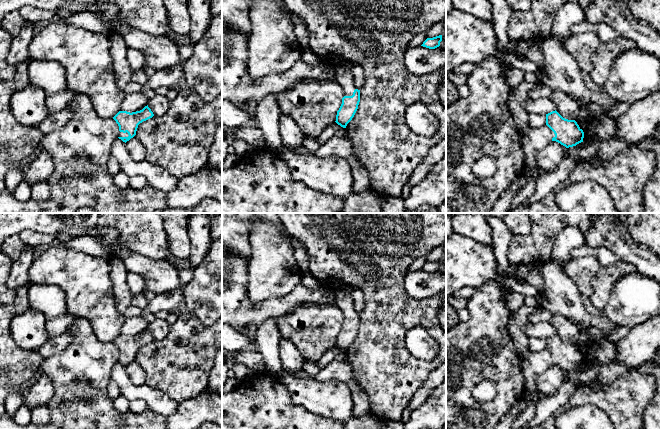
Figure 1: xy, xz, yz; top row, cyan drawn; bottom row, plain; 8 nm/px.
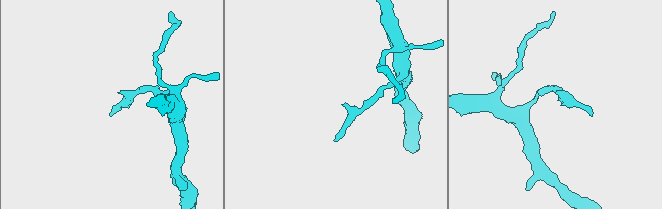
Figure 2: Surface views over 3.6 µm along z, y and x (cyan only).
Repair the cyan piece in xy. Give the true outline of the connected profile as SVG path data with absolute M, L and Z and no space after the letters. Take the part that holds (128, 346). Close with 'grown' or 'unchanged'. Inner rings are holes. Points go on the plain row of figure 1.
M145 330L142 334L136 336L119 335L113 343L119 350L119 360L123 366L129 365L136 359L138 349L154 340L151 333Z; grown

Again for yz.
M556 334L546 338L546 348L530 351L521 357L521 370L525 379L525 392L538 391L536 378L549 366L556 365L566 372L583 366L584 356L575 344L563 342Z; grown

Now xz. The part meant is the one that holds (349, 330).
M338 289L335 304L343 313L342 328L337 335L336 347L343 352L354 341L360 326L360 314L357 313L354 307L352 296L344 289Z; grown

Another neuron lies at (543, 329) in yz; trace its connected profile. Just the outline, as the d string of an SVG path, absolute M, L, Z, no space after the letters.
M540 322L540 323L528 323L524 328L526 336L529 337L538 337L538 338L548 338L556 334L556 329L549 322Z

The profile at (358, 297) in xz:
M345 287L344 290L349 293L354 301L354 307L358 314L363 310L365 304L365 296L363 292L356 287Z

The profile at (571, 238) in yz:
M575 226L564 228L556 236L551 261L566 265L572 260L572 252L585 246L585 243L585 234L579 228Z

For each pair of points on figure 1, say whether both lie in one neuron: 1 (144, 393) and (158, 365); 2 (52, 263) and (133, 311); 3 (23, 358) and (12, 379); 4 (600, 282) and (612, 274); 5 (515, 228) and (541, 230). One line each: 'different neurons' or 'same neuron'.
1: different neurons
2: different neurons
3: same neuron
4: same neuron
5: different neurons

